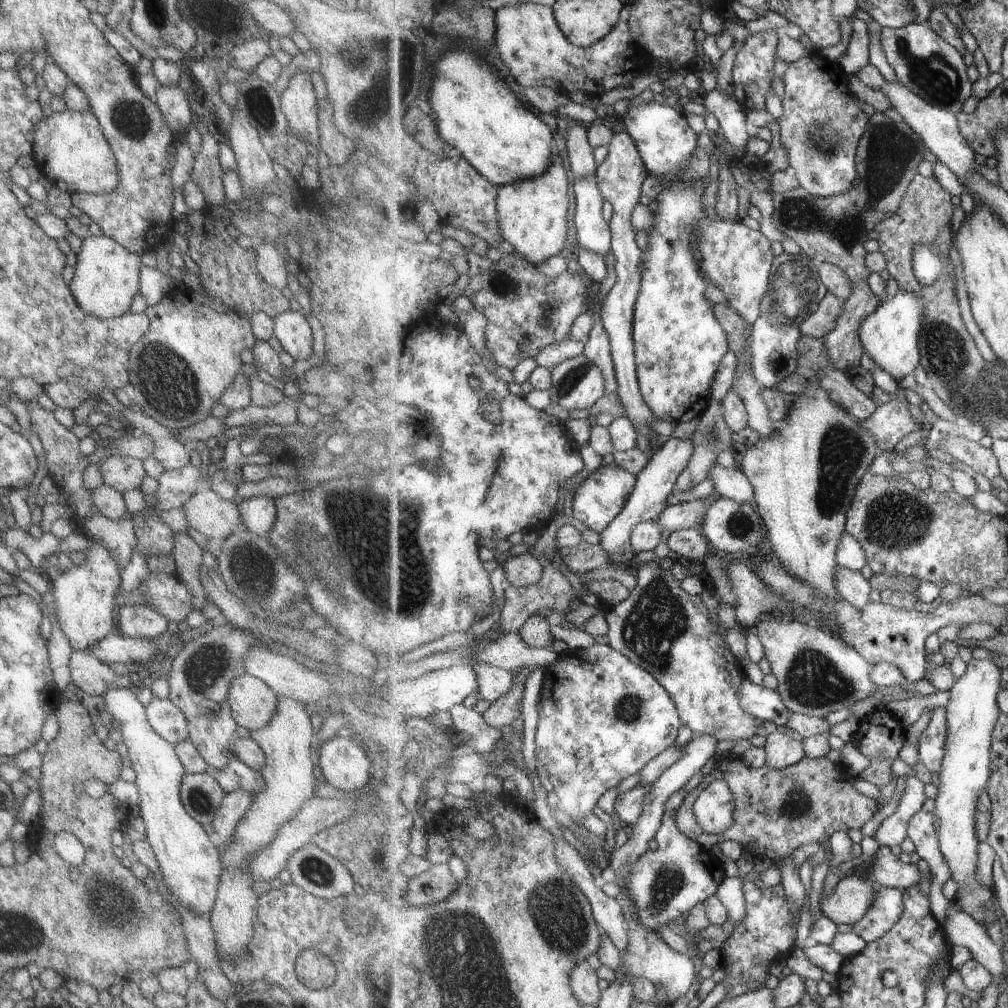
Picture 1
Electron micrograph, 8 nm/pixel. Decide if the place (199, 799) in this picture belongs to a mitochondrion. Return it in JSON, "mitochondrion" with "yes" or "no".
{"mitochondrion":"yes"}

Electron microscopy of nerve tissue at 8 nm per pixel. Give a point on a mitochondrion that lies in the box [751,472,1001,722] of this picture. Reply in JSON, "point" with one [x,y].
{"point":[895,518]}

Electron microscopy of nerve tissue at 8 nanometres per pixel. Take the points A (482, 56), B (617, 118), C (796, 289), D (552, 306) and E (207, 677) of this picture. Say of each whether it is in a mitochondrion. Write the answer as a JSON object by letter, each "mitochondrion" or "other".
{"A":"other","B":"other","C":"mitochondrion","D":"mitochondrion","E":"mitochondrion"}

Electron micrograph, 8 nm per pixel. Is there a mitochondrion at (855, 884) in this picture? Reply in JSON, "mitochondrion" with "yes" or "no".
{"mitochondrion":"no"}

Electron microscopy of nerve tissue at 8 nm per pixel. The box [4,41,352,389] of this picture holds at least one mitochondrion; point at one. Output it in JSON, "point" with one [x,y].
{"point":[131,120]}

